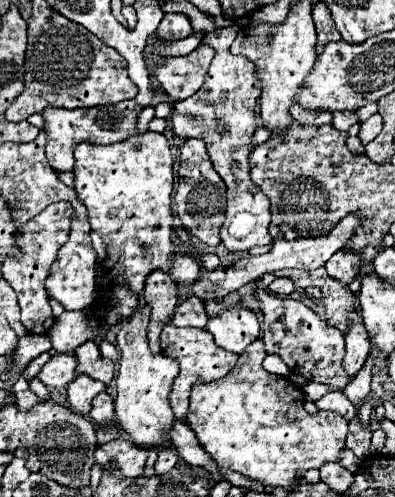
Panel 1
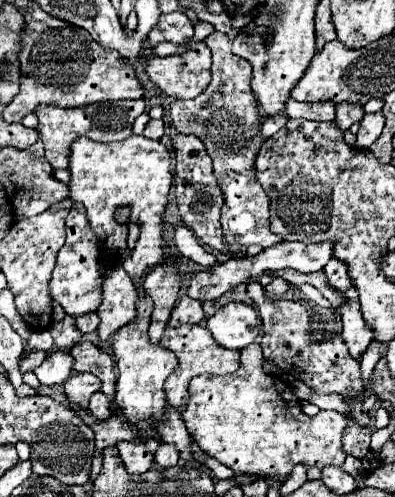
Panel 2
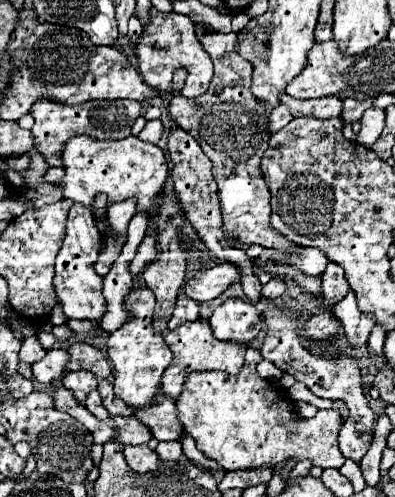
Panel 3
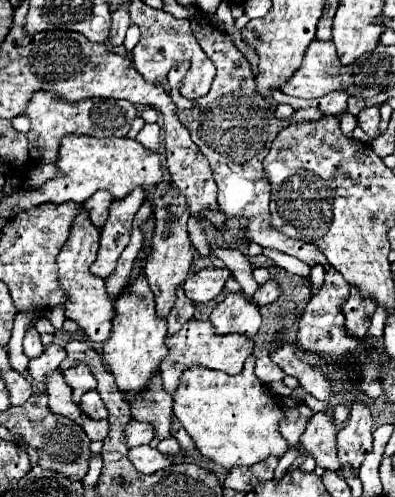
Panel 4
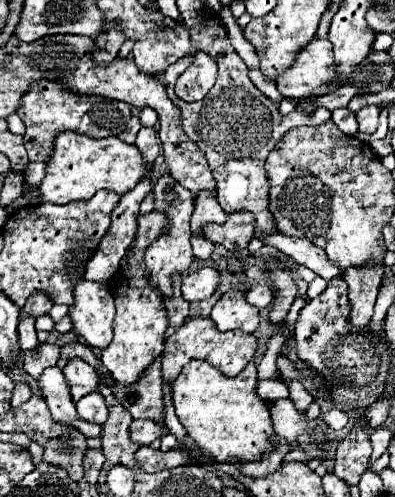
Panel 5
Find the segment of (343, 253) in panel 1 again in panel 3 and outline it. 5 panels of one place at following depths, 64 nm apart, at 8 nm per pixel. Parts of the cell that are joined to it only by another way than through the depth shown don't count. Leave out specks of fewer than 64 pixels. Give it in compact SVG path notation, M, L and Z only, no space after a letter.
M330 262L328 268L322 274L322 296L324 296L324 302L334 304L334 302L342 300L348 290L350 290L350 284L344 280L344 270L338 264Z

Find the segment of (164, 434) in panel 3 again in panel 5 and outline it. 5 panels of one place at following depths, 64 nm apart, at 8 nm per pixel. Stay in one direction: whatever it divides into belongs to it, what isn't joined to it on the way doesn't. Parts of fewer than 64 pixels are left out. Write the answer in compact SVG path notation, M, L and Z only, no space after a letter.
M160 358L140 376L138 382L124 386L112 380L112 388L116 398L134 418L148 418L158 424L164 424L164 392L162 392Z

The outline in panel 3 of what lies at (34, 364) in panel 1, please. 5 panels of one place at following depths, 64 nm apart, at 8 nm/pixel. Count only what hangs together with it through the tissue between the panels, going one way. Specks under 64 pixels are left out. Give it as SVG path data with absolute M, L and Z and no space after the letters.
M36 336L24 338L22 350L20 350L20 362L22 362L22 364L32 366L36 360L42 360L44 356L46 356L46 350L38 344L38 338L36 338Z

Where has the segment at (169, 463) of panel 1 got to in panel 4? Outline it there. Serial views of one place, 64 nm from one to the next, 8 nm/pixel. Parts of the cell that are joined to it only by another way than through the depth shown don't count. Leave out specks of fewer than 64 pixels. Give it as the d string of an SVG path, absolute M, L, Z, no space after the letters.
M168 438L168 440L162 440L158 444L158 450L166 456L178 456L180 454L180 444L176 442L176 438Z

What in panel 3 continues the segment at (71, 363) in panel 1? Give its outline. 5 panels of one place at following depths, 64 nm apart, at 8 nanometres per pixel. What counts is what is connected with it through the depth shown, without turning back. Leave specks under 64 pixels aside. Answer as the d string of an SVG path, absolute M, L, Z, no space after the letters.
M50 348L48 354L32 364L32 372L34 372L34 378L42 384L52 384L56 380L62 380L64 374L66 374L66 364L68 364L70 356L66 350L62 348Z

